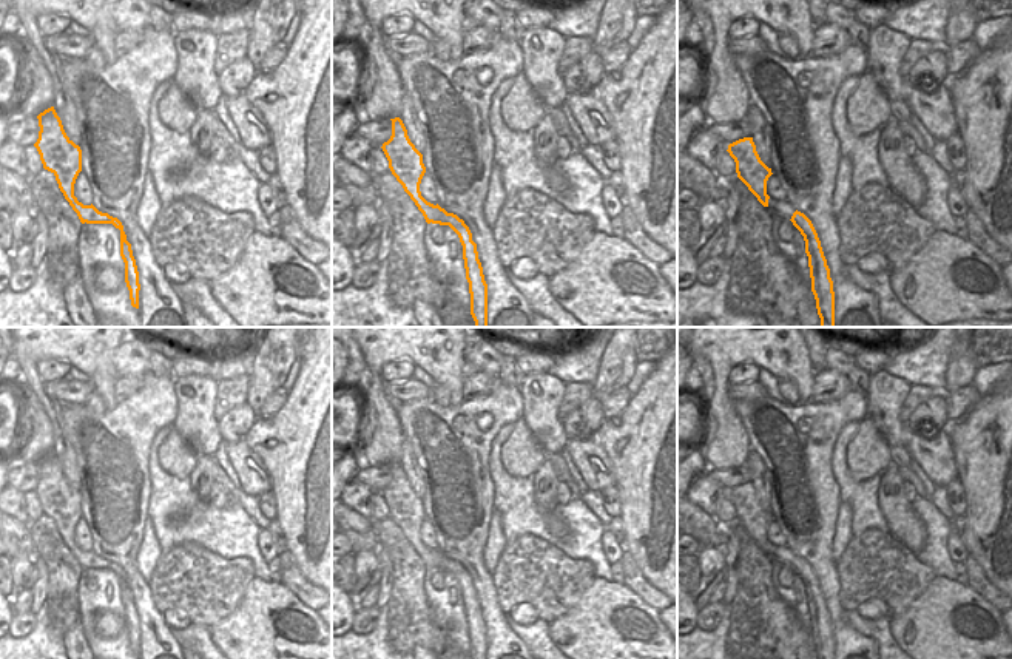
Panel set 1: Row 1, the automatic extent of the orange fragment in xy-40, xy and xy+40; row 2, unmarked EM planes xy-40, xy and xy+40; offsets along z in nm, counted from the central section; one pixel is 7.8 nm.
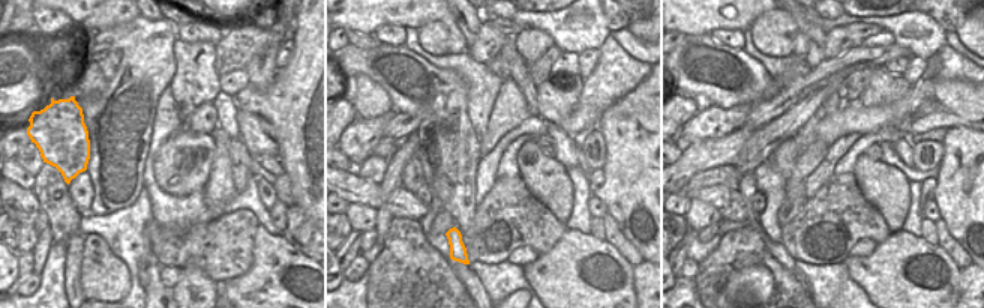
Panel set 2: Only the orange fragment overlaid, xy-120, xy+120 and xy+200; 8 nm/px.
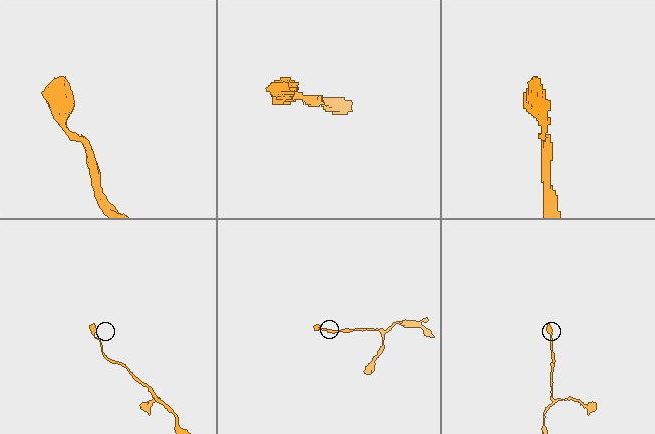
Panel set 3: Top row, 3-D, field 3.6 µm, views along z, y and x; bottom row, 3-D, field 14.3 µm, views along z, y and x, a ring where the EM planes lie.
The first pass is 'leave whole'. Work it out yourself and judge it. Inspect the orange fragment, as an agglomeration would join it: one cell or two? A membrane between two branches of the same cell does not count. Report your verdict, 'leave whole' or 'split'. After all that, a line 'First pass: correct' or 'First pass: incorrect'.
split
First pass: incorrect

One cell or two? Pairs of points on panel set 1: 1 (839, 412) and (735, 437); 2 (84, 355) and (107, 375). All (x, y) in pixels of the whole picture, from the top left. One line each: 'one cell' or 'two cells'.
1: two cells
2: one cell

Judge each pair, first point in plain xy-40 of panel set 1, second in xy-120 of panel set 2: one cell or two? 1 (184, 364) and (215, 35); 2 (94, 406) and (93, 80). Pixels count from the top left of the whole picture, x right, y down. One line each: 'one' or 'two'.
1: one
2: one

